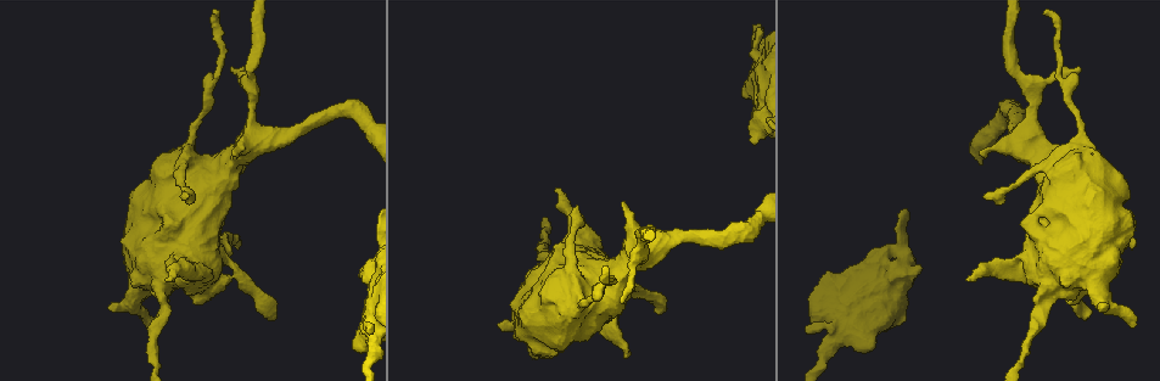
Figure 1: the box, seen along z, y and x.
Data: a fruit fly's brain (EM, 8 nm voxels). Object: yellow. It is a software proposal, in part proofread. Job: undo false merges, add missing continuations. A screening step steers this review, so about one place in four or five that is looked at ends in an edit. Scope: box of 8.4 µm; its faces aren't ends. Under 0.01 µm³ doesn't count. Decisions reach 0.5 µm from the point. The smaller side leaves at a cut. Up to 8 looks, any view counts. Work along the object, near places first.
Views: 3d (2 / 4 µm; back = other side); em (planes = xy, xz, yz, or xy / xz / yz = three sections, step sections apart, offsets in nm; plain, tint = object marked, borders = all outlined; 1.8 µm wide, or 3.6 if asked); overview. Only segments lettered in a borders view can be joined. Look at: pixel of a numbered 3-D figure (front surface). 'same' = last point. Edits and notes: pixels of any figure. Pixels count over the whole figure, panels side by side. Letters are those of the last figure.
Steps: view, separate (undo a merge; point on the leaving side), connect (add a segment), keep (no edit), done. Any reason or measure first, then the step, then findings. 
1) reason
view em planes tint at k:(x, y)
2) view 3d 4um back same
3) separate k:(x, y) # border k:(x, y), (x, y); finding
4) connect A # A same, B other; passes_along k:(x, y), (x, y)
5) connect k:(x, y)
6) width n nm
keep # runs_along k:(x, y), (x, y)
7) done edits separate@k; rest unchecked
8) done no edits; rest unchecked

an open end
view em planes tint at 1:(148, 324)

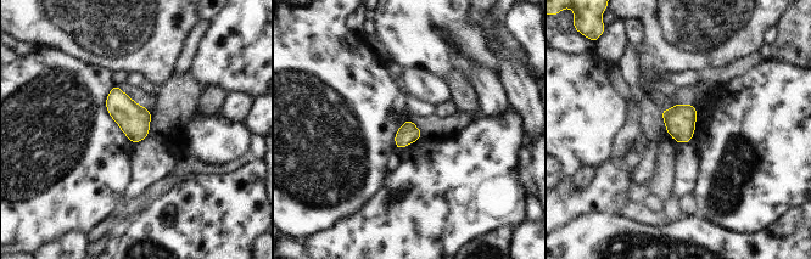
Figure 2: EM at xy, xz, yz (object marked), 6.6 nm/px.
see the neighbours
view em planes borders same

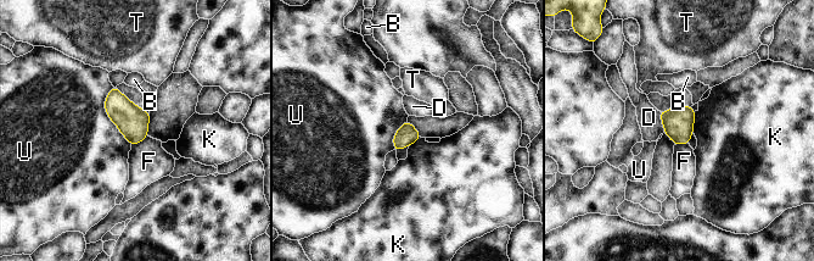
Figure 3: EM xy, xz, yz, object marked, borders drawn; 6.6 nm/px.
keep # B other, D other, F other, K other, T other, U other; border 3:(147, 134), (132, 145); none of them fits

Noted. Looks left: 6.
free end
view em 3.6um xy step 16 tint at 1:(238, 249)

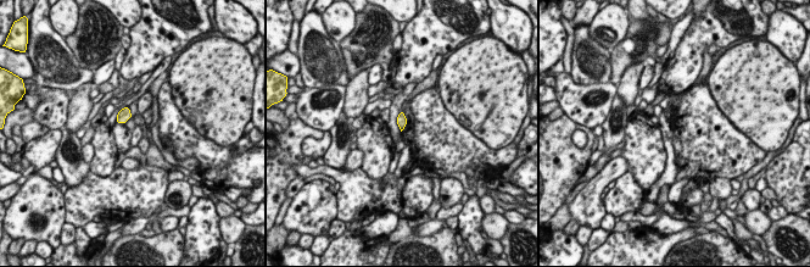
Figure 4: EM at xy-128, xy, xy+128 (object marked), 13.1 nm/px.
another direction
view em 3.6um yz step 16 borders same

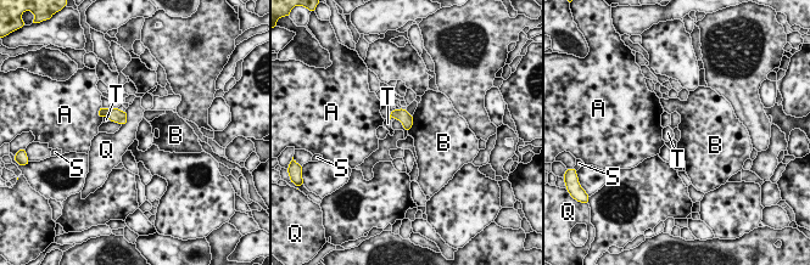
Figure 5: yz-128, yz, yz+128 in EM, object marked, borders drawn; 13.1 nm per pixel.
longest_contact B 220 nm
keep # A other, B other, Q other, S other, T other; none of them fits

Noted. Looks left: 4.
thin neck
view em 3.6um planes borders at 1:(202, 117)

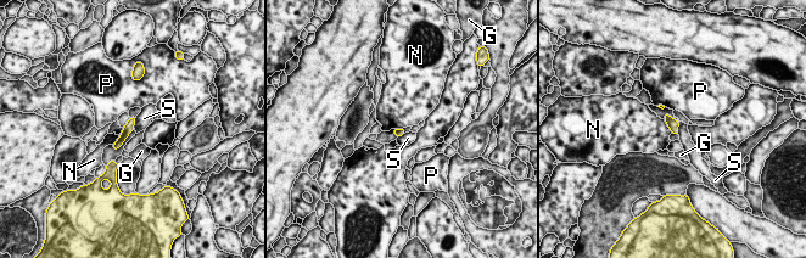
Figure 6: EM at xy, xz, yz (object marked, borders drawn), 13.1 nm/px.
keep # G other, N other, P other, S other; runs_along 6:(132, 121), (116, 146); continuous, no second neuron

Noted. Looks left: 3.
done no edits; rest unchecked

